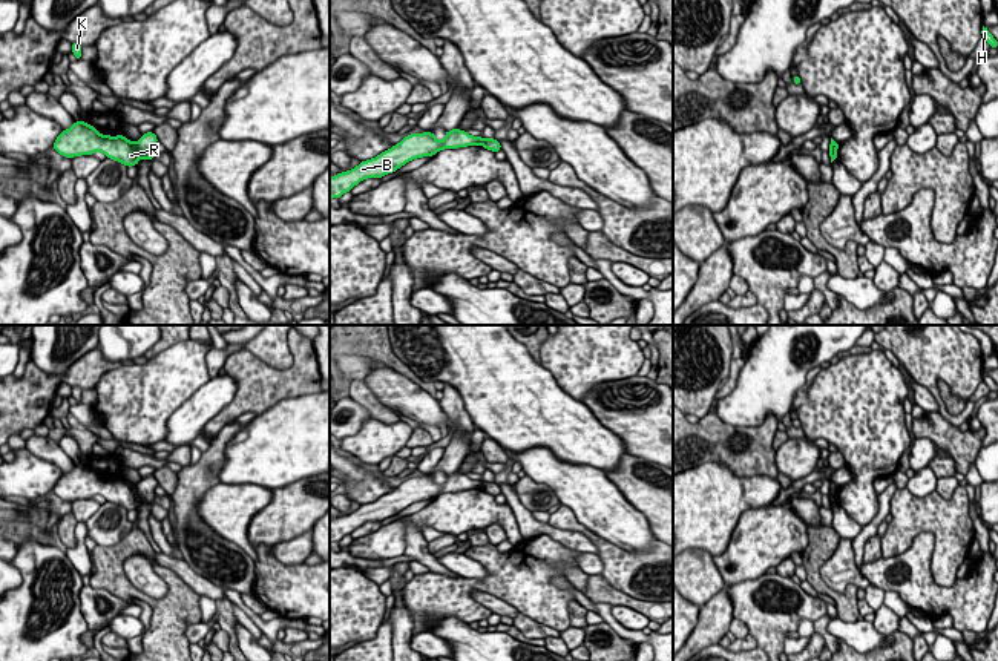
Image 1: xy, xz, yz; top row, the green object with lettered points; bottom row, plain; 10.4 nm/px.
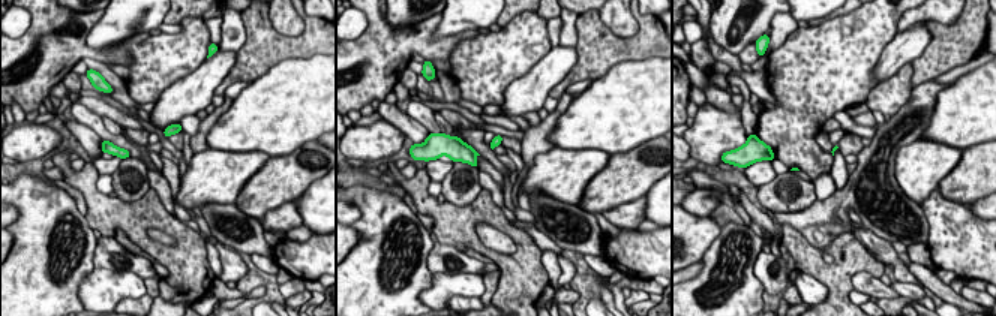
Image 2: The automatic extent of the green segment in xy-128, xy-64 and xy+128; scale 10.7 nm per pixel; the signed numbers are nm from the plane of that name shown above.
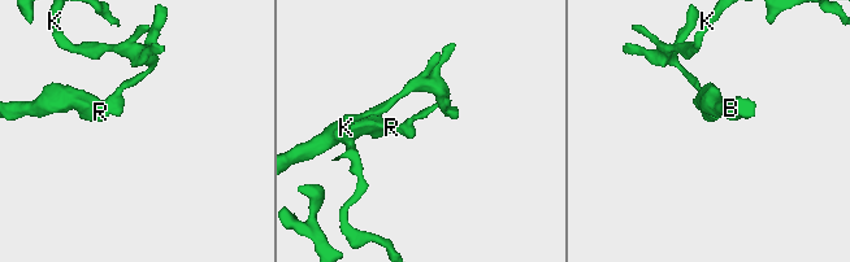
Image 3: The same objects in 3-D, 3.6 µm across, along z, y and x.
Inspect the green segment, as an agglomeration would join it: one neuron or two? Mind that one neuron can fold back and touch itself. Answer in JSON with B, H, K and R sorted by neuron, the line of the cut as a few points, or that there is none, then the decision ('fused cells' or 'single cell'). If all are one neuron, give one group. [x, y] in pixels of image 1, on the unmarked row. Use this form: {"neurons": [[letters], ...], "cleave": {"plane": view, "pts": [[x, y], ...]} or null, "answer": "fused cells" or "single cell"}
{"neurons": [["B", "R"], ["H", "K"]], "cleave": {"plane": "xy", "pts": [[134, 486], [143, 500]]}, "answer": "fused cells"}

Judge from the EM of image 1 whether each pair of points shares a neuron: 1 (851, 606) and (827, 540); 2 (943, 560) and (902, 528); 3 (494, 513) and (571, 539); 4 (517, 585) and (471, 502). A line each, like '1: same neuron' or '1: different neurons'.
1: same neuron
2: same neuron
3: different neurons
4: different neurons

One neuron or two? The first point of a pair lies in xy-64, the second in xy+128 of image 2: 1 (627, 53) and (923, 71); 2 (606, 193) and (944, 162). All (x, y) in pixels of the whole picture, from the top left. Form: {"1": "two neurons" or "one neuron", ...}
{"1": "one neuron", "2": "two neurons"}

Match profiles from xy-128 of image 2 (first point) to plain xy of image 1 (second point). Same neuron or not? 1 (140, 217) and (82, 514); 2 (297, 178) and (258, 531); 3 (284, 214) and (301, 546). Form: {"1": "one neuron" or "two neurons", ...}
{"1": "two neurons", "2": "one neuron", "3": "one neuron"}

